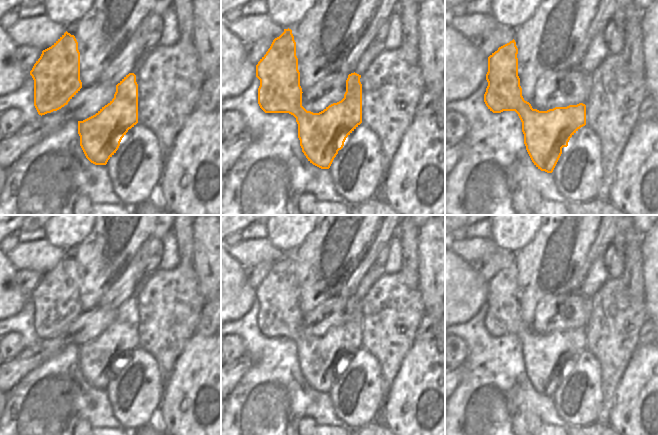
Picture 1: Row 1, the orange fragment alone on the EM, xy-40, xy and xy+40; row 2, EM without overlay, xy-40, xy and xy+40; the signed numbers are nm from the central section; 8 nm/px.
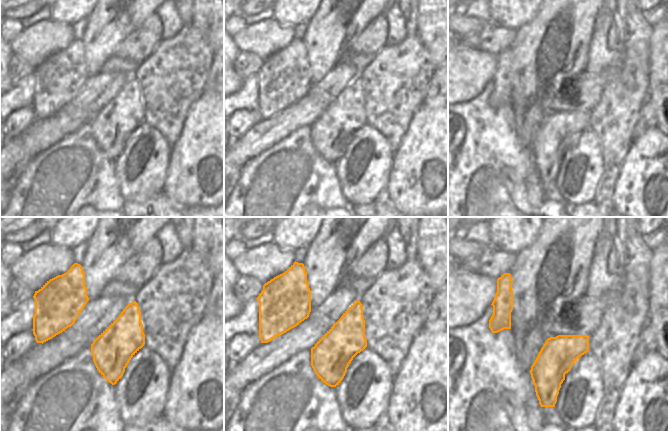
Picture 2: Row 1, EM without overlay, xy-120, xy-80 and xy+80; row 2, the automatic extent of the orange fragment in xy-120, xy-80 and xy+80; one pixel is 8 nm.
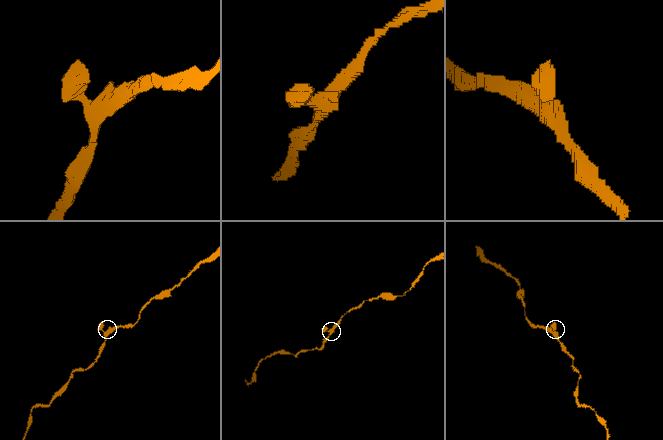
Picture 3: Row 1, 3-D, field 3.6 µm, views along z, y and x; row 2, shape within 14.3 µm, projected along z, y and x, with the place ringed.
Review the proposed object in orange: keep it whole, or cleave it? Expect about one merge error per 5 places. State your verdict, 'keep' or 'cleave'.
keep

